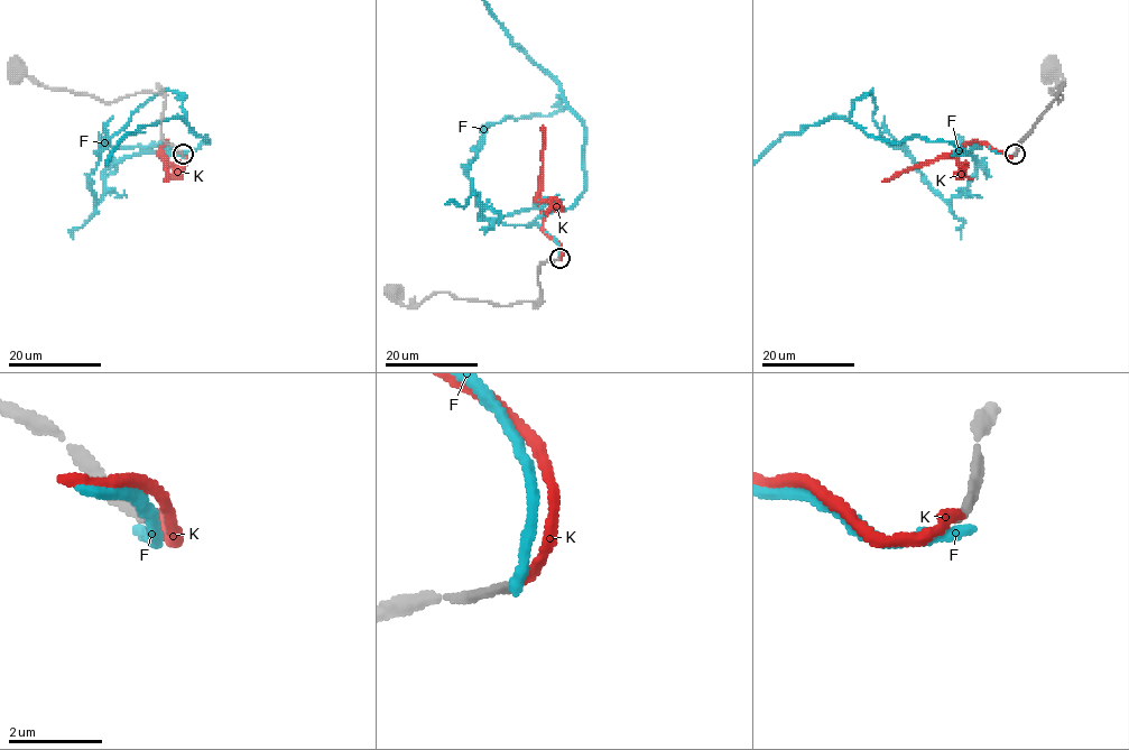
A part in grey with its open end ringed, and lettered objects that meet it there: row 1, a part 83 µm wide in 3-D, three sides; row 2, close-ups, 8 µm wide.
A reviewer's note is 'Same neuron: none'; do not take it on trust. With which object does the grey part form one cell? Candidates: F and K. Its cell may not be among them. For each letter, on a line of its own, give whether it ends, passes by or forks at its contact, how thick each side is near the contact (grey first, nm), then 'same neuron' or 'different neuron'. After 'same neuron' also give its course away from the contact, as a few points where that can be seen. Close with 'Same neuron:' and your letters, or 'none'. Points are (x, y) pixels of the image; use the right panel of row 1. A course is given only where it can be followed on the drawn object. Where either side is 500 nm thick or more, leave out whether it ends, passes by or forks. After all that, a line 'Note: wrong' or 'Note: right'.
F: it ends; calibres 240 and 280 nm; different neuron
K: it ends; calibres 240 and 220 nm; different neuron
Same neuron: none
Note: right

